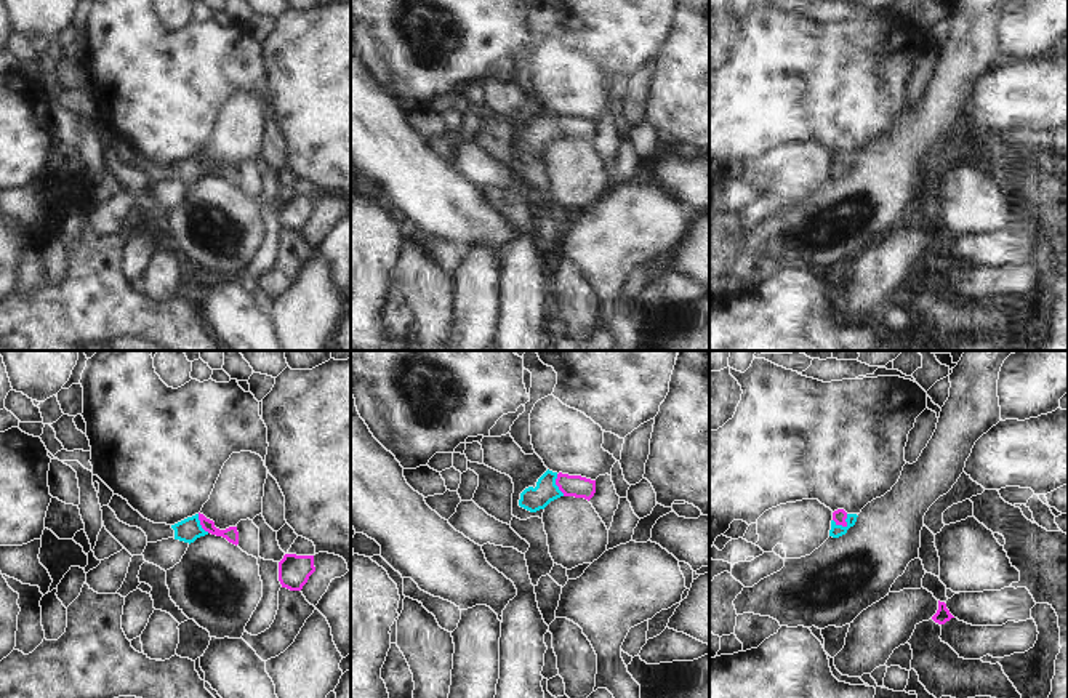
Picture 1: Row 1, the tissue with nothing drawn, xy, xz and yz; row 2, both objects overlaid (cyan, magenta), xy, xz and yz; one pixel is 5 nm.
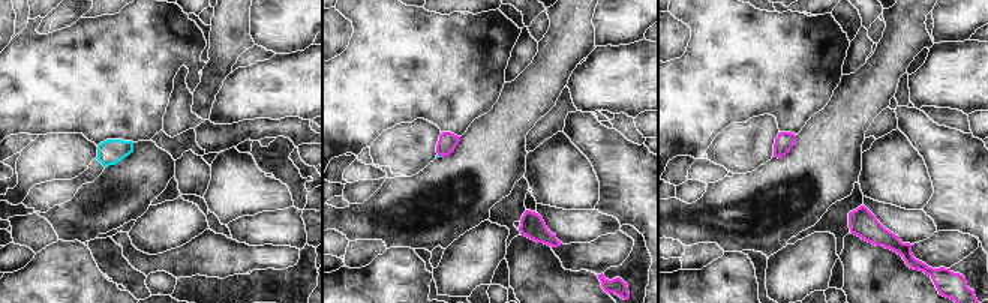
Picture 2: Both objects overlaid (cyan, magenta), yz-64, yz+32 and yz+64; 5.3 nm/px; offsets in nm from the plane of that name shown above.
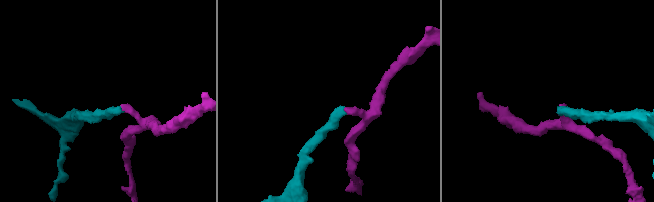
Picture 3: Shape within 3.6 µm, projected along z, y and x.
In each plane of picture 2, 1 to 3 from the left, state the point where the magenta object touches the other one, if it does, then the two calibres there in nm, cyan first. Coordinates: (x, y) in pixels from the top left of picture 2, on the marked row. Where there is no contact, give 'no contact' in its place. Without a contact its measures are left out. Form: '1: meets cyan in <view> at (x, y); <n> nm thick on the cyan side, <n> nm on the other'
1: no contact
2: no contact
3: no contact

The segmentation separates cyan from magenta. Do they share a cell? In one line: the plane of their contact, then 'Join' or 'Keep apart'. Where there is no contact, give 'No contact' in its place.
Touches cyan in yz. Join.

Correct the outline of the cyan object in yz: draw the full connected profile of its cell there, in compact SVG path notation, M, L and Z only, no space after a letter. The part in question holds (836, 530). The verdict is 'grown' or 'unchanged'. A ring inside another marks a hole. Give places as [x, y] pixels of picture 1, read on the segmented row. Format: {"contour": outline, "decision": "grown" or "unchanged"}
{"contour": "M844 509L833 512L829 536L839 538L847 533L850 527L857 522L857 514L847 514Z", "decision": "grown"}

